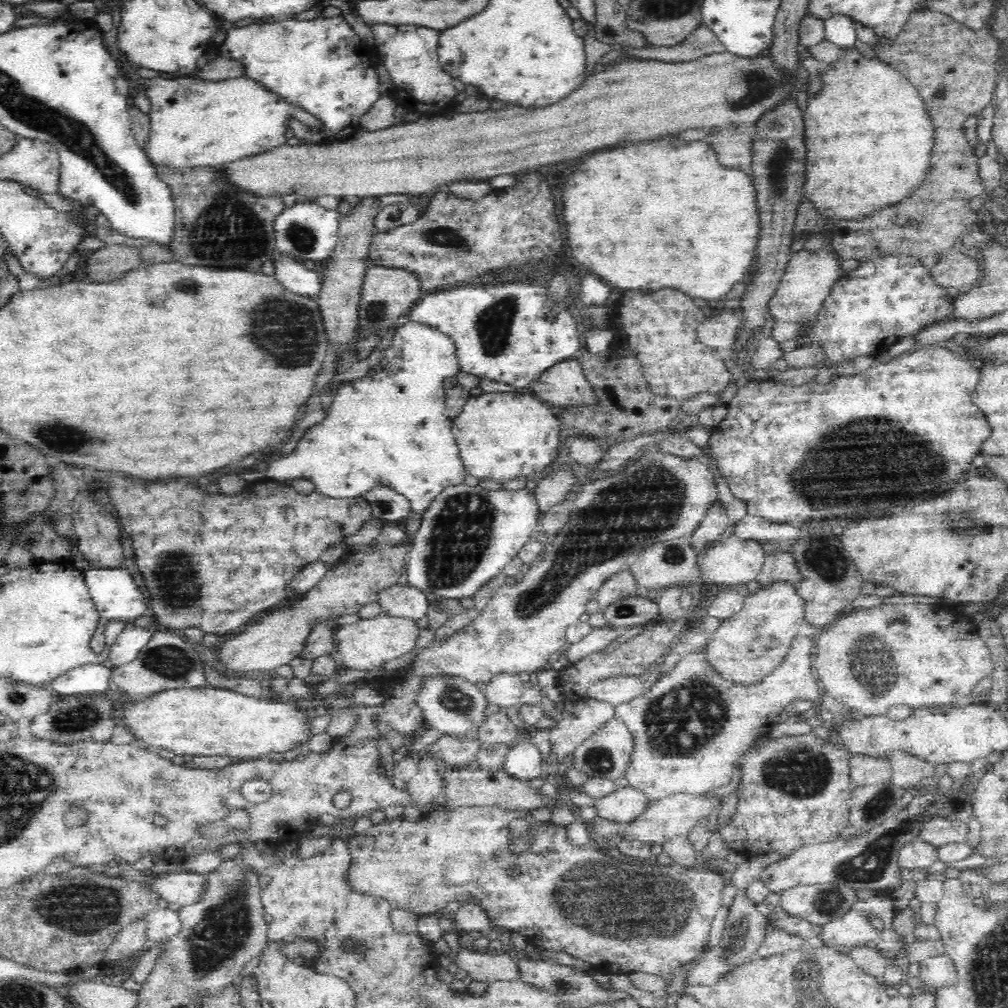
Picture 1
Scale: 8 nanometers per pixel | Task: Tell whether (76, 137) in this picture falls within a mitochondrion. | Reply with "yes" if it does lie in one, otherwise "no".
yes

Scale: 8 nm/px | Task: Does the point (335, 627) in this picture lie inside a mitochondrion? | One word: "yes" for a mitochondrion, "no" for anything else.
no

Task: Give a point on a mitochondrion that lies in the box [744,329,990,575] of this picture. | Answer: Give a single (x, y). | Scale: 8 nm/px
(961, 525)

